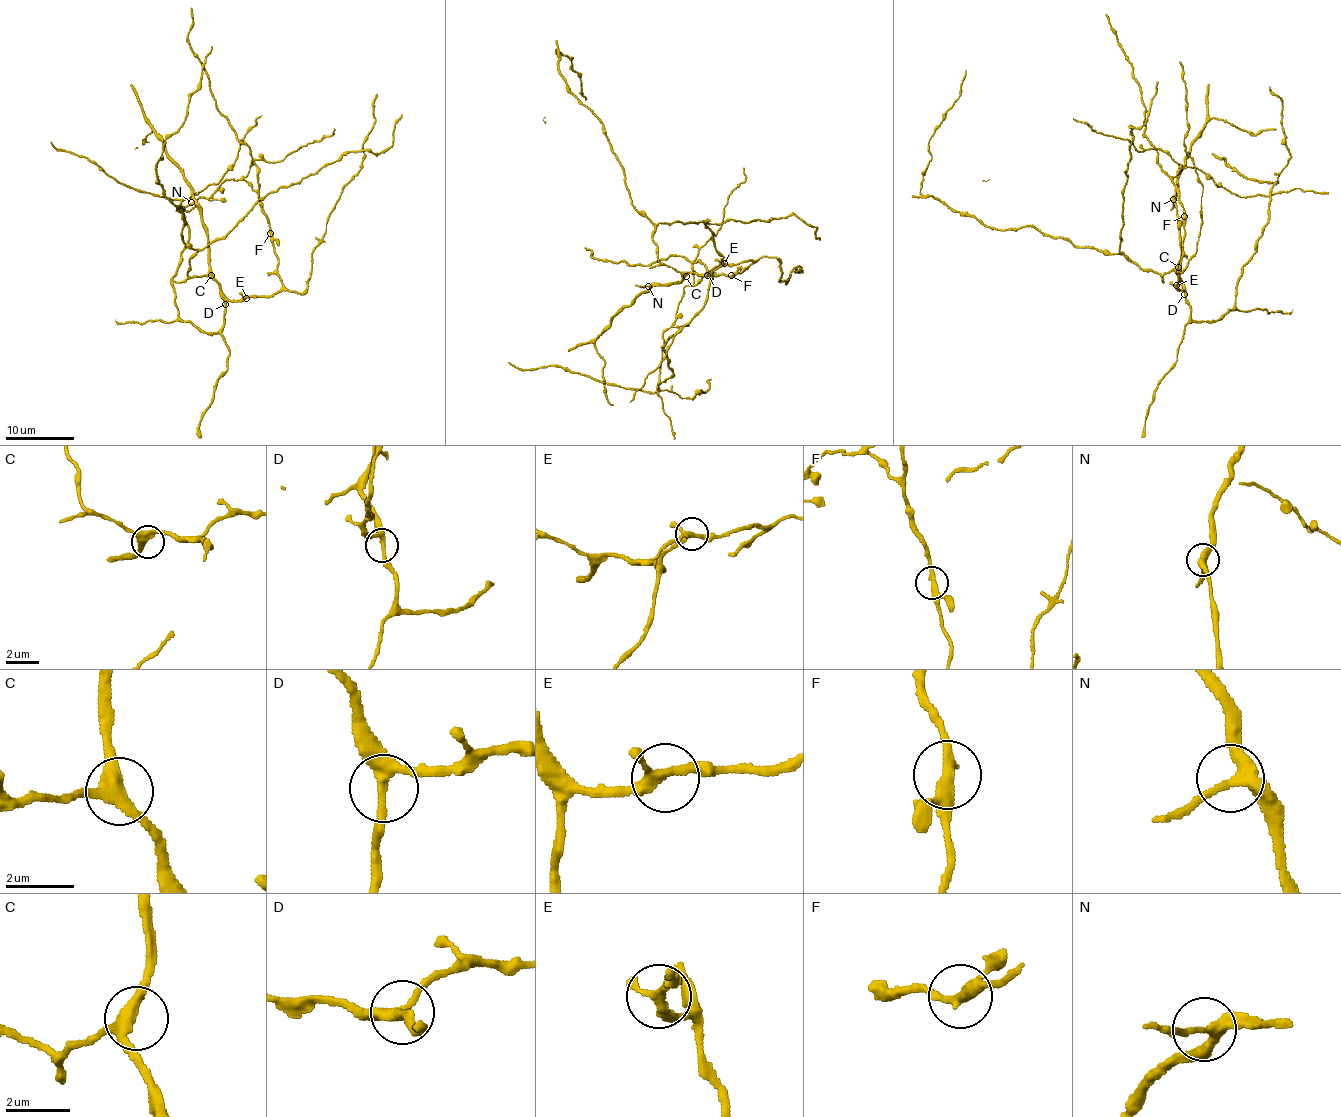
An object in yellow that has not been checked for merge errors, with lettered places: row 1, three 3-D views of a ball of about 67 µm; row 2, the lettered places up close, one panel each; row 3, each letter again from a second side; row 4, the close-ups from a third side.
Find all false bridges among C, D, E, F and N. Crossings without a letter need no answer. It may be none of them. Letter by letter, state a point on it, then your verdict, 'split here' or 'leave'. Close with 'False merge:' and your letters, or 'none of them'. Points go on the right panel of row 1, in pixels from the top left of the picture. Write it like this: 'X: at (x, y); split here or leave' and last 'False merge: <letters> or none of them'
C: at (1178, 267); leave
D: at (1184, 294); leave
E: at (1176, 285); leave
F: at (1184, 216); leave
N: at (1173, 199); leave
False merge: none of them

